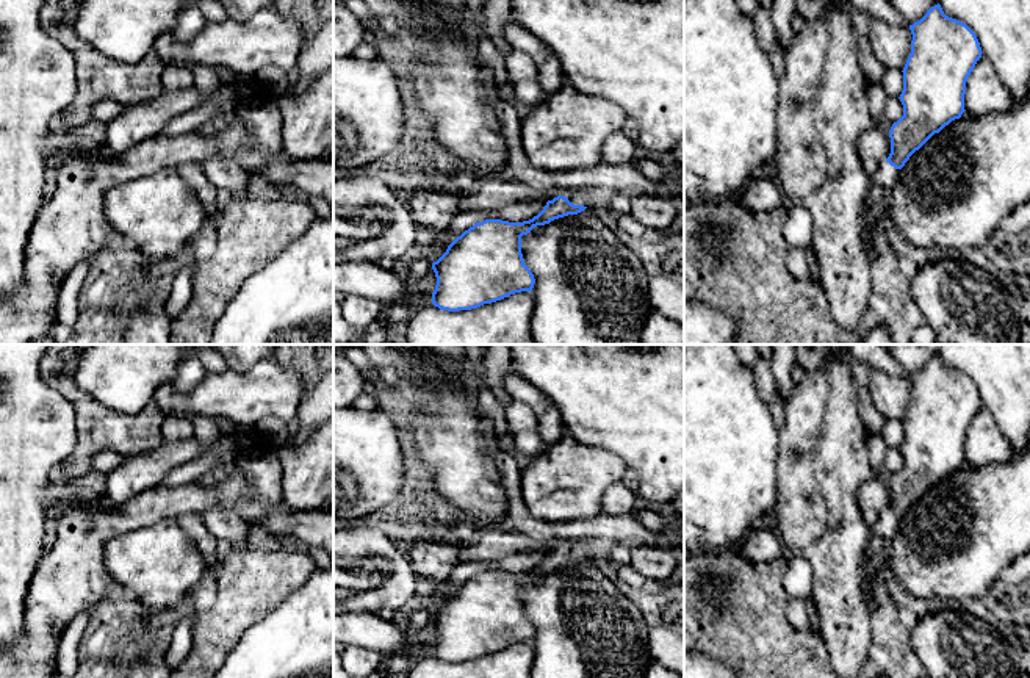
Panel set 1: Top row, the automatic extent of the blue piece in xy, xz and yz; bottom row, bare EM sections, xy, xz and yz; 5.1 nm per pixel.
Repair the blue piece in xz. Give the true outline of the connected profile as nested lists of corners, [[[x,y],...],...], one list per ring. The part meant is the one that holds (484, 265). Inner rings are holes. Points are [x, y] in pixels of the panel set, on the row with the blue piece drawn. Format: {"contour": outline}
{"contour": [[[564,191],[548,200],[529,221],[485,219],[457,236],[432,263],[437,285],[432,304],[440,310],[477,308],[521,291],[532,291],[535,279],[524,265],[521,236],[534,227],[578,215],[587,208],[584,194]]]}

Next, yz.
{"contour": [[[941,5],[909,25],[911,53],[903,67],[903,116],[889,130],[891,153],[870,177],[870,185],[892,188],[900,169],[935,133],[964,110],[966,81],[981,58],[975,33],[944,14]]]}

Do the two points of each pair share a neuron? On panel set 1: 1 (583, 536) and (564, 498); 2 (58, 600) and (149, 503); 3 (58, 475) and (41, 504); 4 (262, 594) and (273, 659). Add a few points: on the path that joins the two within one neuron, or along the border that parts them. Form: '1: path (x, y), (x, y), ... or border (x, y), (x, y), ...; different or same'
1: border (598, 512), (576, 520), (540, 520); different
2: path (72, 572), (77, 559), (121, 519); same
3: border (72, 453), (50, 470), (49, 481); different
4: border (293, 592), (255, 622), (238, 641); different

